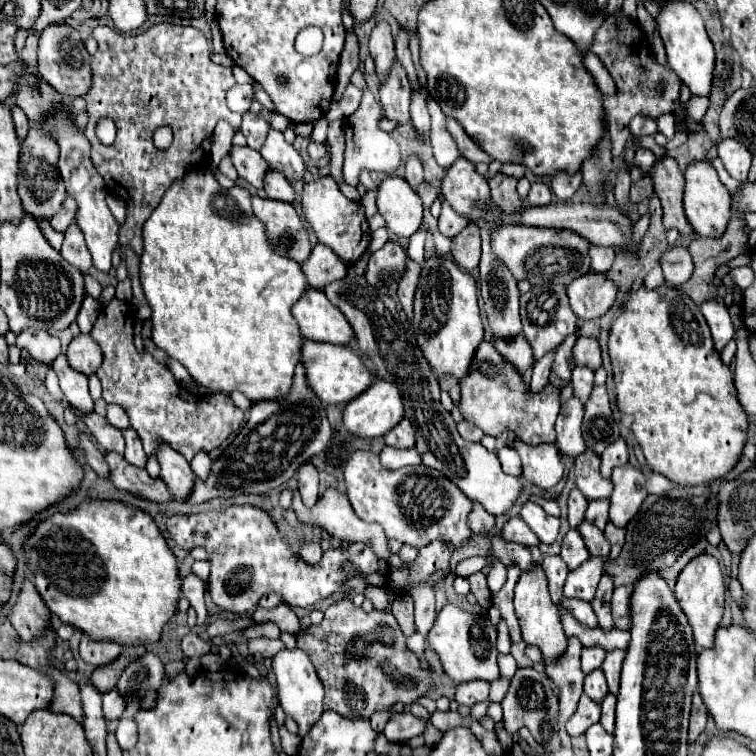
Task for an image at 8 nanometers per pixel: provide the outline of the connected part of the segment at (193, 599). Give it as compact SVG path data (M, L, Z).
M188 573L184 577L184 583L182 583L182 593L184 597L188 597L190 605L196 609L197 613L197 626L204 625L206 621L206 607L204 607L204 581L196 575L196 573Z

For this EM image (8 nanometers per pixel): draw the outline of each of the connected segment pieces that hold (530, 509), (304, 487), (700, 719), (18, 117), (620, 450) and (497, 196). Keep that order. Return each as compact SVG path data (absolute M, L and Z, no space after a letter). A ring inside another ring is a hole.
M526 503L522 507L522 513L520 517L528 523L528 527L538 535L538 539L542 543L554 543L556 537L558 537L558 531L560 531L560 519L556 517L550 517L540 505L536 503Z
M304 463L298 471L298 491L306 507L312 507L318 501L318 471L312 463Z
M696 691L694 699L692 699L692 715L690 715L690 735L688 735L690 743L694 743L698 739L698 735L704 731L706 719L708 719L708 711L704 707L704 701L700 699L700 693Z
M12 105L10 107L12 109L12 117L14 117L14 125L16 125L16 133L18 133L18 139L20 141L24 141L24 137L26 137L26 133L28 133L28 117L24 115L24 111L20 109L20 107L16 107L16 105Z
M620 437L602 453L602 475L610 477L614 467L626 465L626 463L628 463L628 447L626 447L626 441Z
M494 175L490 179L490 189L492 189L492 201L506 211L506 215L518 215L524 207L520 195L516 193L516 179L508 175Z

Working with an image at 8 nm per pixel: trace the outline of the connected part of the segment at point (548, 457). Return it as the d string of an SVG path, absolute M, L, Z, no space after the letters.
M516 441L514 449L522 459L522 471L526 481L542 489L550 489L562 479L564 463L560 459L560 449L554 443L530 447L526 443Z

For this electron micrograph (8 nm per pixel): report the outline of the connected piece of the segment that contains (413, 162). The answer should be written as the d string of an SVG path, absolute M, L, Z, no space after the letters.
M412 155L412 157L406 161L406 181L414 187L414 185L422 183L422 179L424 179L422 161L420 161L416 155Z

